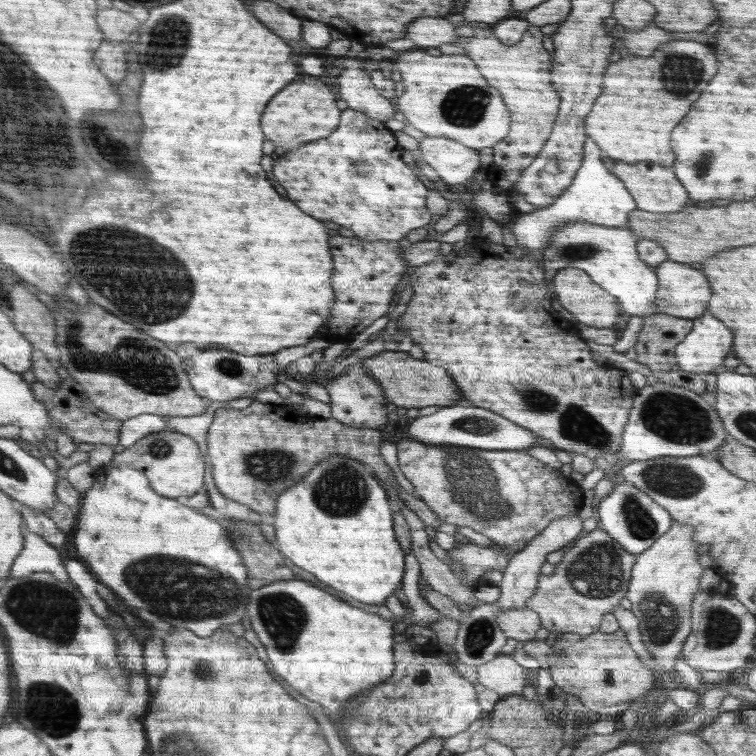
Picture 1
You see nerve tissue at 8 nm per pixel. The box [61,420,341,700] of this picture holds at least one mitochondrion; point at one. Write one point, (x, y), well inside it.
(200, 592)

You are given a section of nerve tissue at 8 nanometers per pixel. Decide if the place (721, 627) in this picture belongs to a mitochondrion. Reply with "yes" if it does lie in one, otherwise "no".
yes

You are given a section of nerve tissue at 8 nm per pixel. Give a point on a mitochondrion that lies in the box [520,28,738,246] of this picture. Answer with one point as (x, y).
(682, 73)

